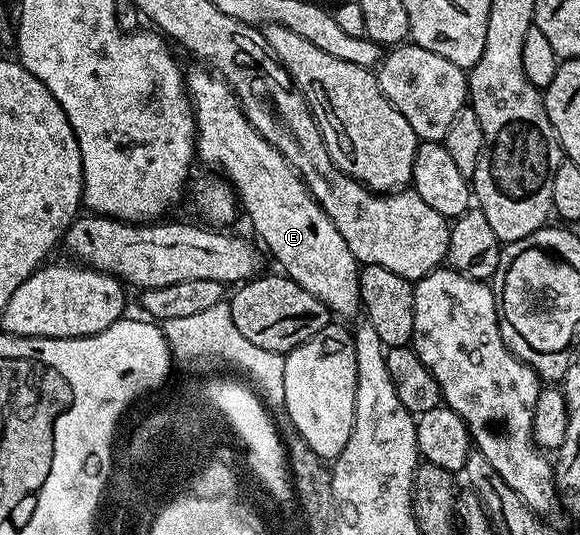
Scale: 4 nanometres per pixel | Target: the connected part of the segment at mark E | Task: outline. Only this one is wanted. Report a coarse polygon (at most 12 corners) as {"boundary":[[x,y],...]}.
{"boundary":[[186,71],[216,162],[282,273],[336,315],[361,263],[226,82]]}

